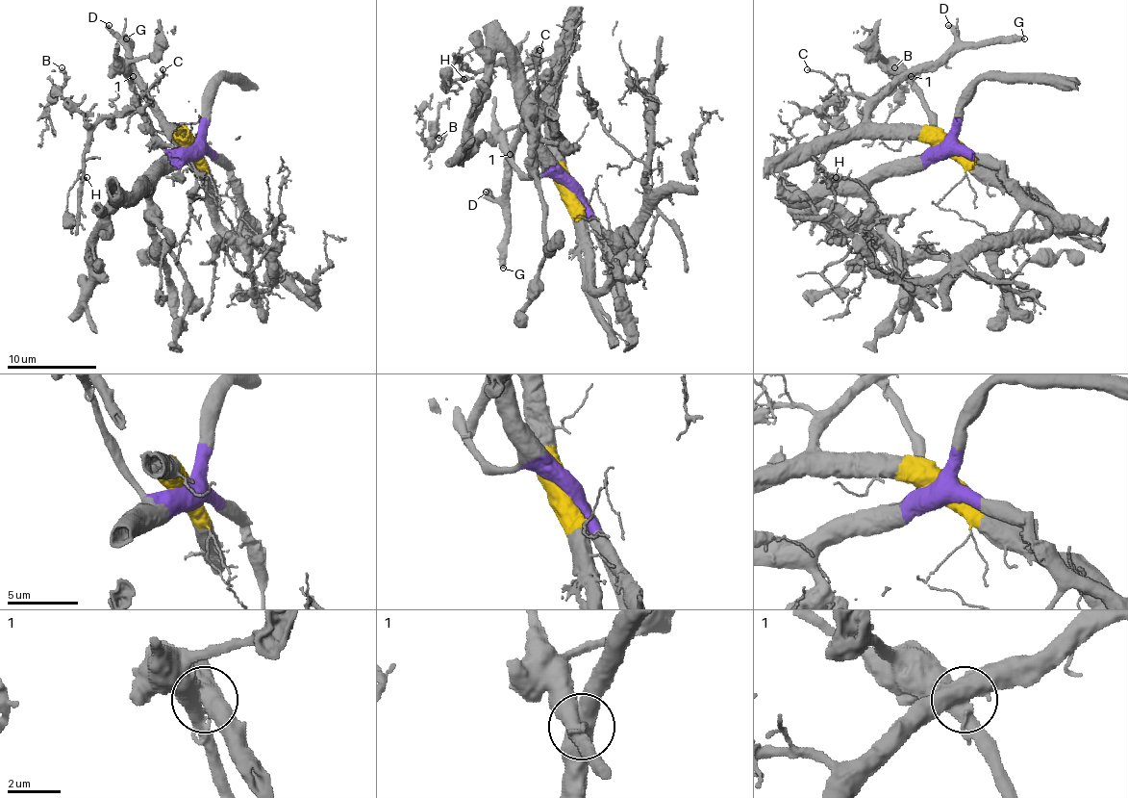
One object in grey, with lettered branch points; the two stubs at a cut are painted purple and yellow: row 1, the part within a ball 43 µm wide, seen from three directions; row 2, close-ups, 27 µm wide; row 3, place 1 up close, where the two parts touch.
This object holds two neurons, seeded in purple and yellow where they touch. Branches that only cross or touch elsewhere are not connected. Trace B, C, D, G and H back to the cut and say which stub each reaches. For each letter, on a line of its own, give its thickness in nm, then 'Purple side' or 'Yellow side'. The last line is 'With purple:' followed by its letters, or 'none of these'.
B: Thickness 280 nm. Yellow side
C: Thickness 170 nm. Yellow side
D: Thickness 400 nm. Yellow side
G: Thickness 420 nm. Yellow side
H: Thickness 90 nm. Yellow side
With purple: none of these

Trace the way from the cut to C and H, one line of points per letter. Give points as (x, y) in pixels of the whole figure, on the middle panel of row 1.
C: (570, 192), (566, 185), (562, 158), (546, 141), (546, 121), (523, 101), (521, 88), (539, 67), (539, 50)
H: (570, 192), (521, 84), (506, 67), (474, 72), (461, 61), (463, 79)

